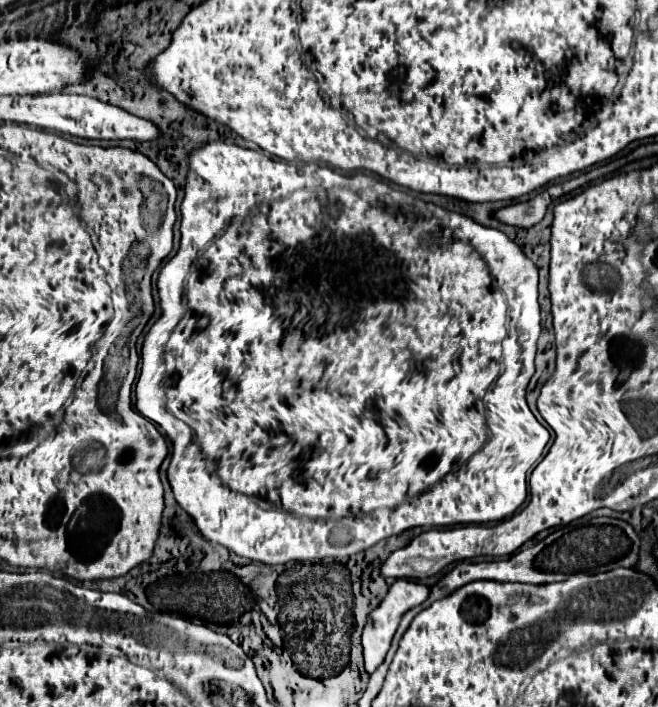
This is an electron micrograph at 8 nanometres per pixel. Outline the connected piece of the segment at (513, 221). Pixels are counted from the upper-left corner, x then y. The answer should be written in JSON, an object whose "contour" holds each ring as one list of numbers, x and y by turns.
{"contour":[[592,169,590,173,584,173,584,177,578,177,578,179,570,179,570,181,564,181,564,183,556,183,556,185,550,185,548,189,544,189,542,193,538,193,534,199,528,199,528,201,520,201,520,203,514,203,514,205,506,205,502,209,496,211,496,219,506,223,506,225,516,225,516,227,532,227,536,225,538,221,542,221,544,213,546,213,546,207,562,197,564,193,570,193,572,189,592,181,592,179,598,179,598,177,604,177,606,173,600,173,602,169]]}

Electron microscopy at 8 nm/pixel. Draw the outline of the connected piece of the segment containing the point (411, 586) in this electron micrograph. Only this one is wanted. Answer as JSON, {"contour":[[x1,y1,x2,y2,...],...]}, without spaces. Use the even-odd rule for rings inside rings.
{"contour":[[396,579,392,585,390,585,390,591,388,595,382,599,382,603,378,605,378,609,372,611,372,617,368,619,366,627,364,627,364,633,362,633,362,647,364,647,364,665,366,665,366,671,368,673,374,673,380,663,384,661,386,653,388,653,388,647,390,647,390,641,400,625,400,619,406,611,414,609,416,605,424,603,430,595,430,587,428,585,422,585,422,583,414,583,410,579]]}

